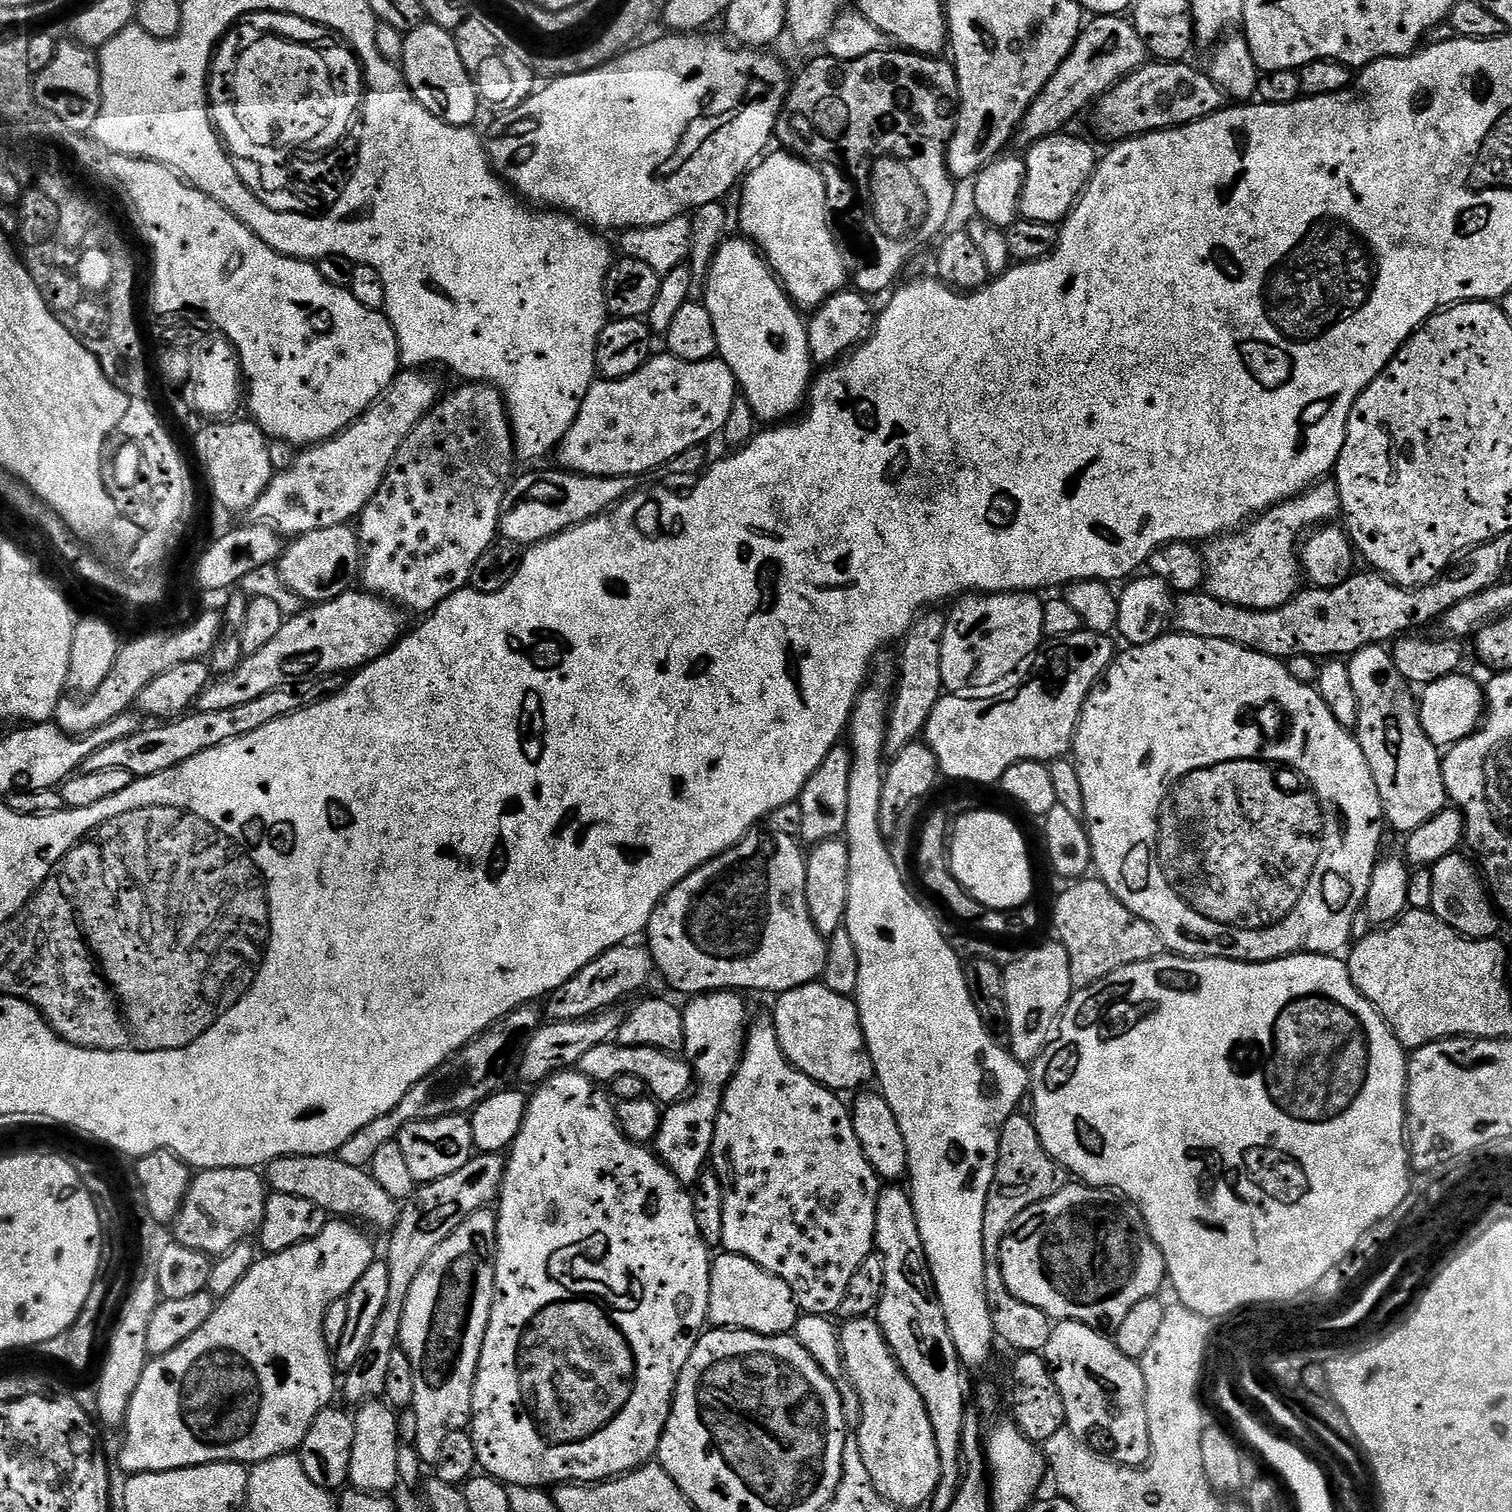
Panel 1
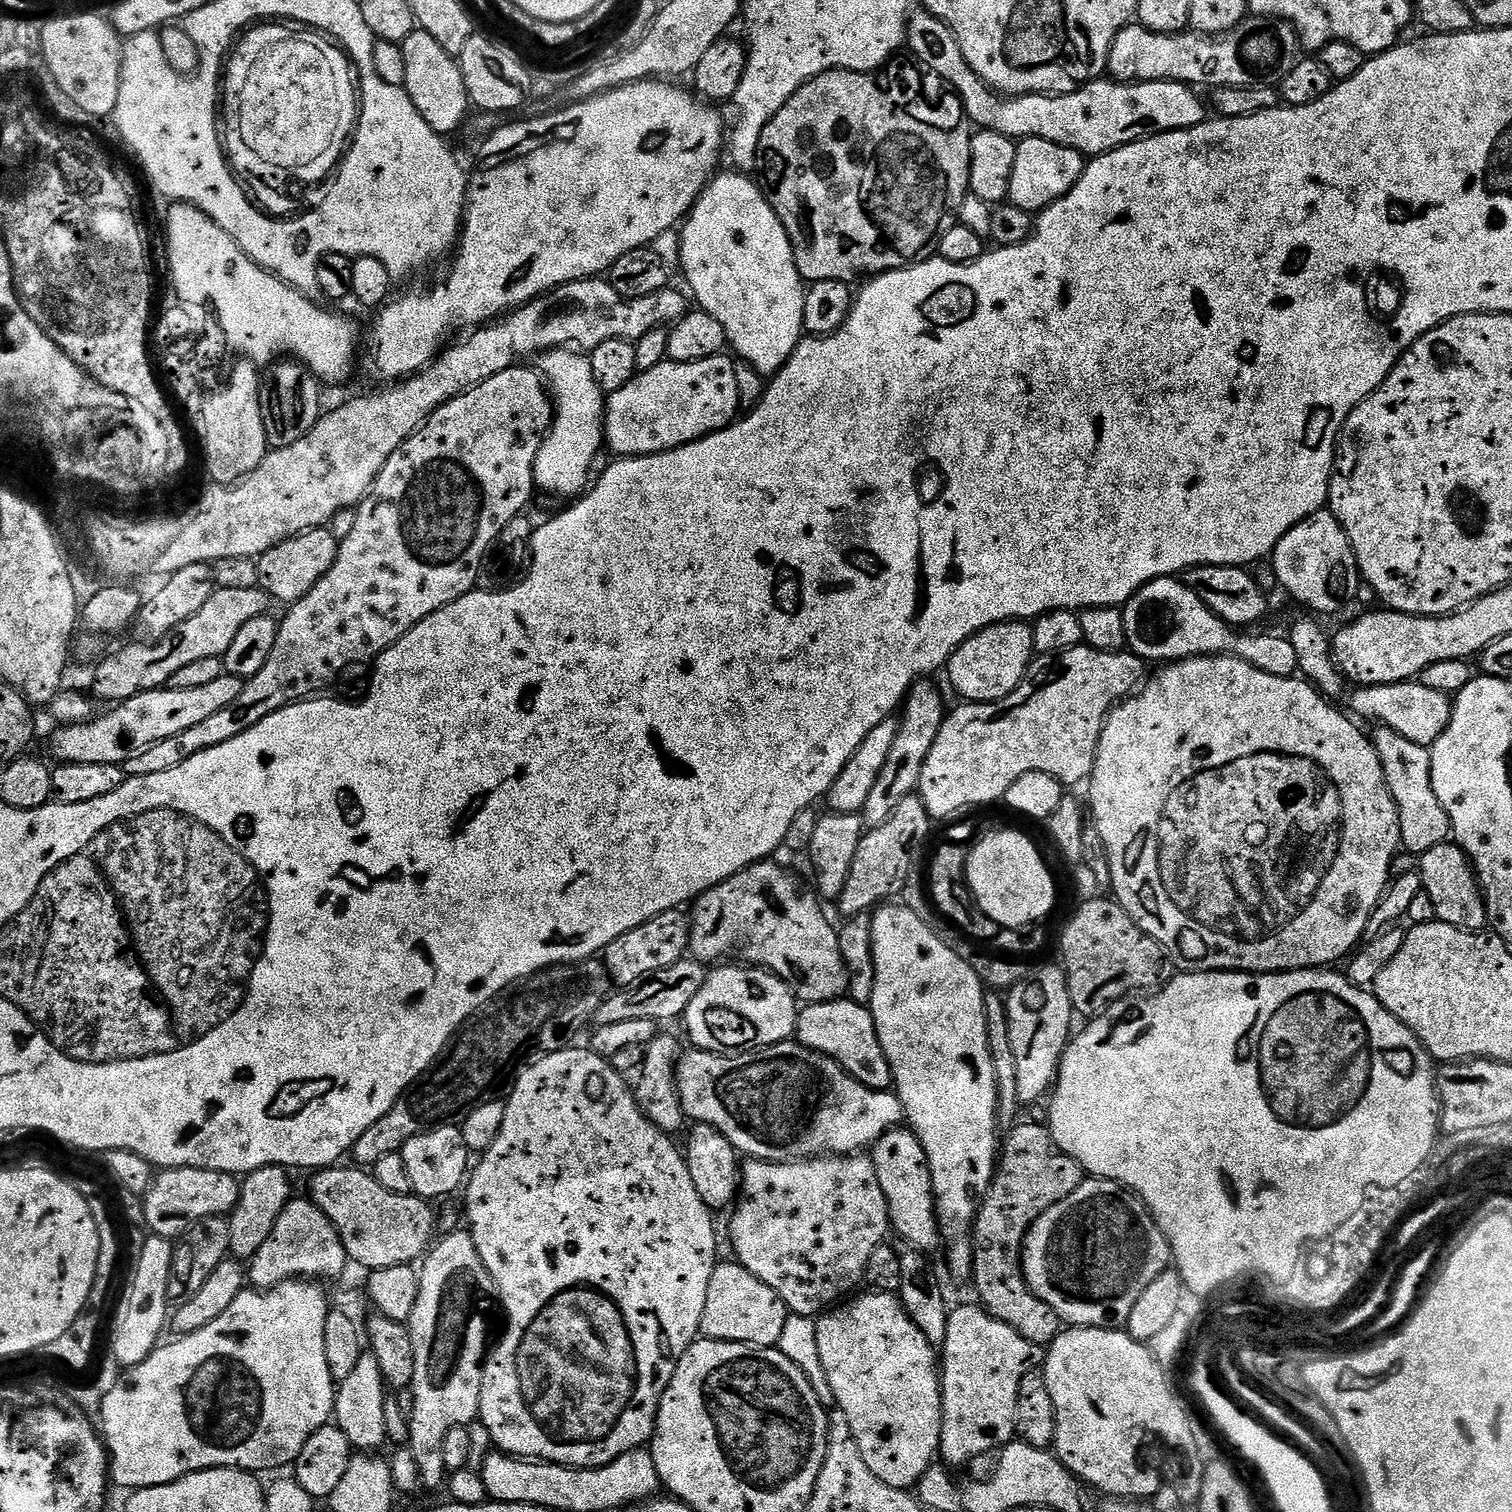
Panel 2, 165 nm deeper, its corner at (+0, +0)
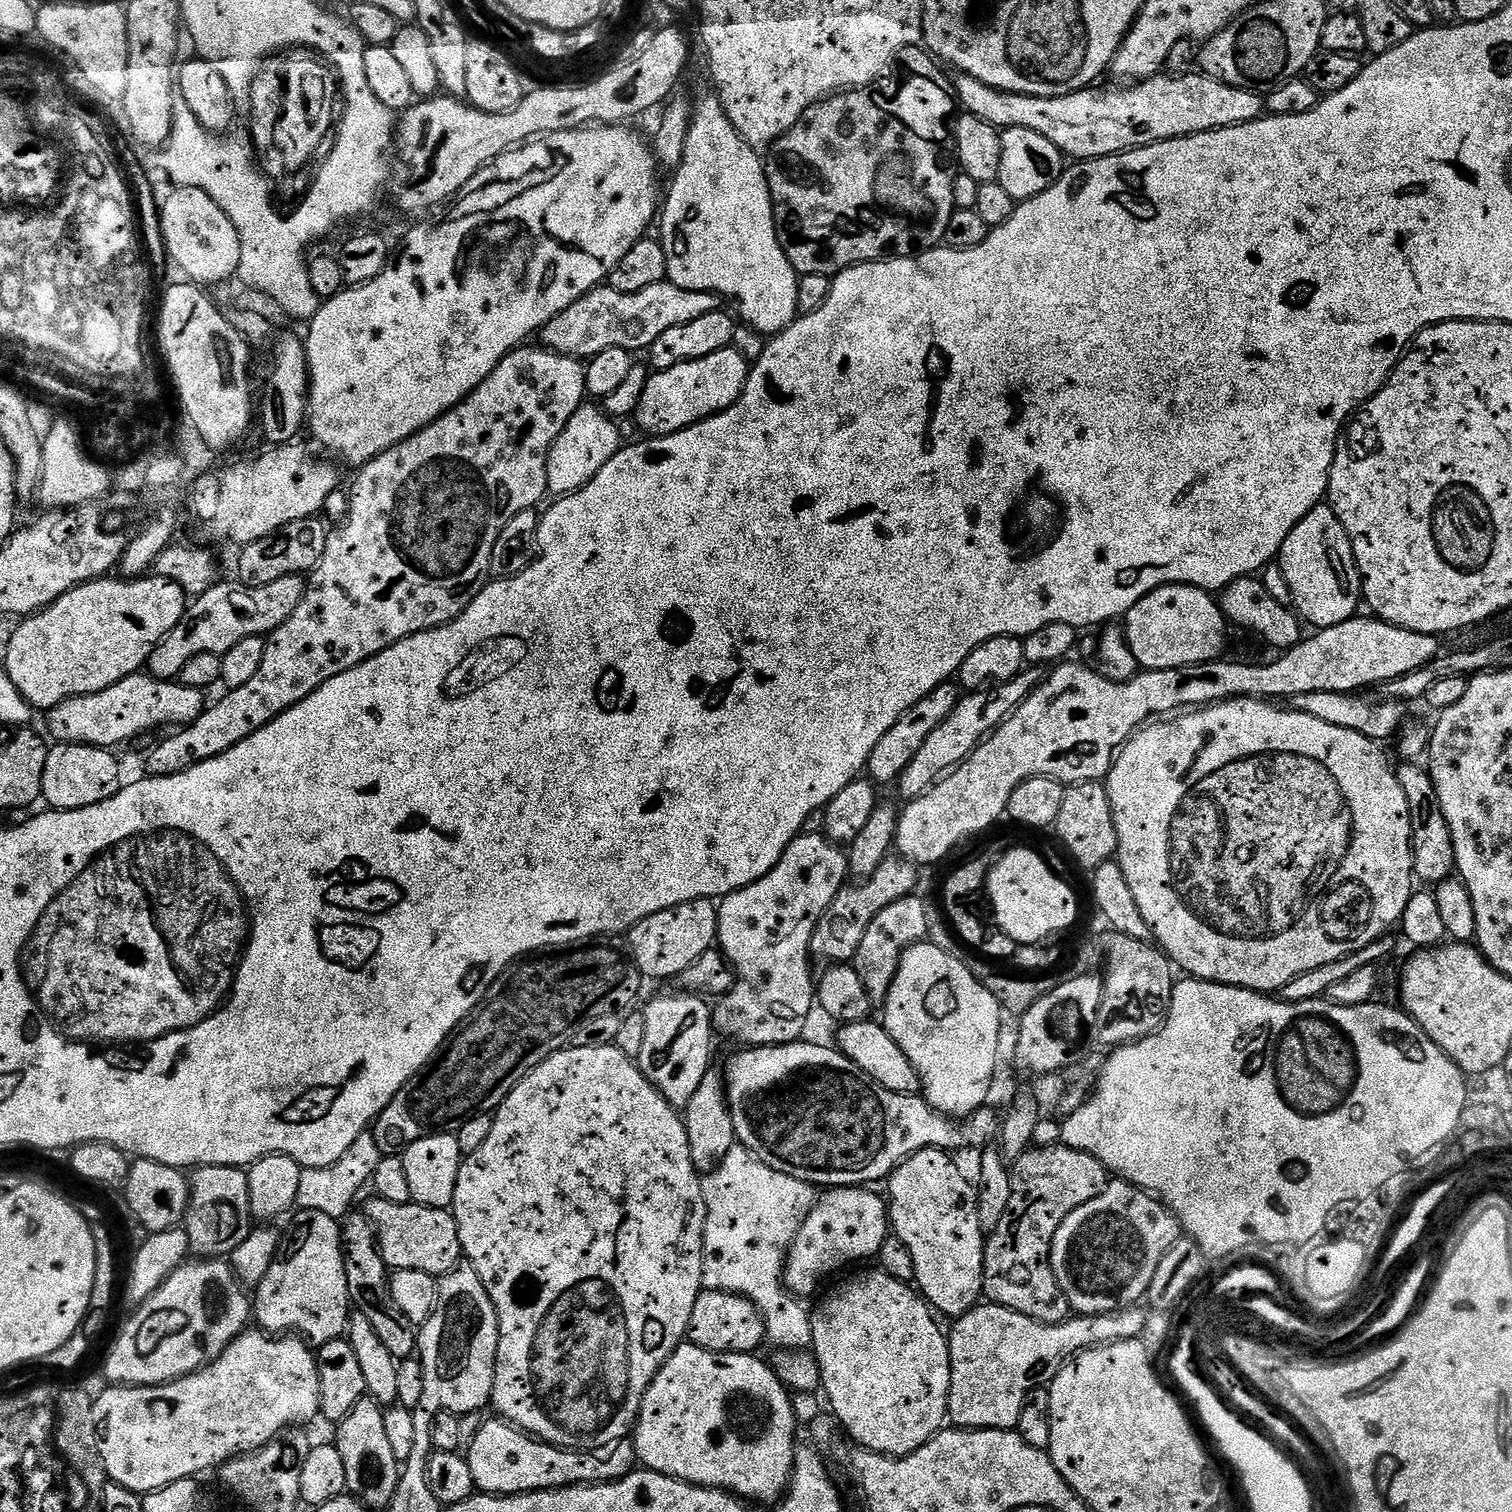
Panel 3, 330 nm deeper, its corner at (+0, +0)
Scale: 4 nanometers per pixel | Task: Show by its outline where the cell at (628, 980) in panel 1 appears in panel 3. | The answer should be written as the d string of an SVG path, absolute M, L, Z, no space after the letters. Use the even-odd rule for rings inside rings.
M711 899L692 900L689 904L679 904L642 918L626 933L626 944L630 949L632 961L638 966L641 977L652 980L678 978L682 970L694 966L706 950L717 943L718 908Z

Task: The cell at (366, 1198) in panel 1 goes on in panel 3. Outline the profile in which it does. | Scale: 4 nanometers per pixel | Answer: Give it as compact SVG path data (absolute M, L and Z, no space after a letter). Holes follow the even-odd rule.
M372 1198L362 1208L376 1229L380 1253L389 1270L422 1270L434 1277L452 1272L462 1260L456 1219L447 1208L431 1208L421 1204L395 1204Z

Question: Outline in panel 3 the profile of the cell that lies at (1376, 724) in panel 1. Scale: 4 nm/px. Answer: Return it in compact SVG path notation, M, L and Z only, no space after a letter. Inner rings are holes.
M1404 762L1398 768L1396 777L1406 793L1406 806L1410 806L1412 823L1412 871L1421 885L1437 886L1449 879L1456 872L1454 842L1450 838L1450 826L1446 826L1446 814L1442 814L1442 802L1434 790L1431 776L1419 763Z

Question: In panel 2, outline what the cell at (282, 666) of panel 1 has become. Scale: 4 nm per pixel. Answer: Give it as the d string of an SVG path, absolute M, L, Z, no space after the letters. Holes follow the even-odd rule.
M223 675L216 681L191 690L177 688L155 688L149 692L138 694L129 700L119 701L109 712L93 715L91 720L81 724L65 724L57 727L52 736L52 752L57 761L65 764L118 764L123 766L130 758L145 752L154 742L162 742L166 738L174 738L174 734L182 734L191 730L195 724L203 722L218 714L218 710L226 710L238 694L242 694L245 681L239 676Z

